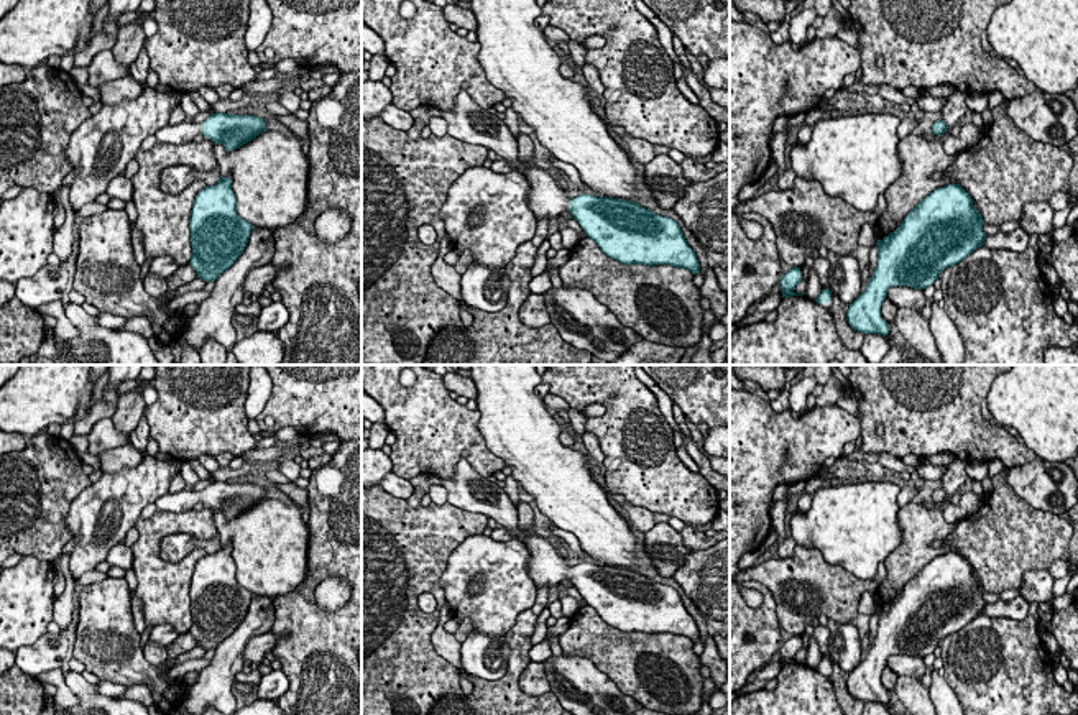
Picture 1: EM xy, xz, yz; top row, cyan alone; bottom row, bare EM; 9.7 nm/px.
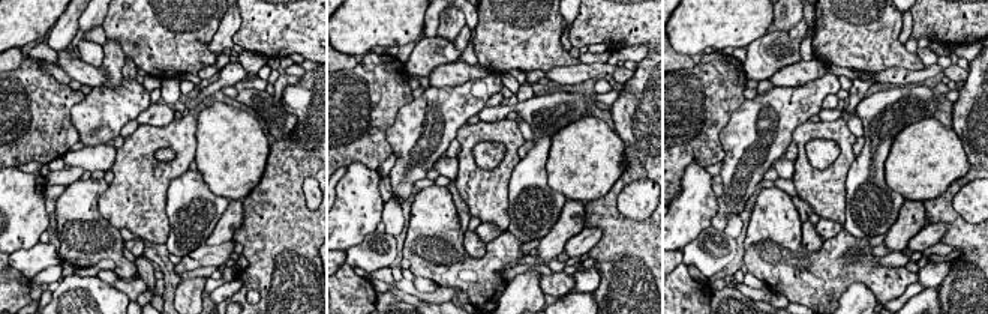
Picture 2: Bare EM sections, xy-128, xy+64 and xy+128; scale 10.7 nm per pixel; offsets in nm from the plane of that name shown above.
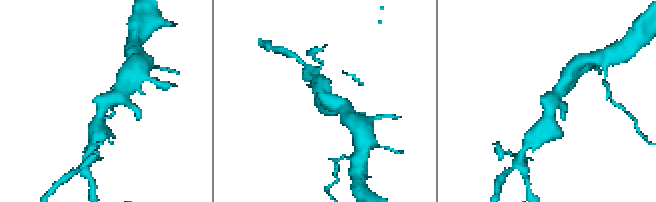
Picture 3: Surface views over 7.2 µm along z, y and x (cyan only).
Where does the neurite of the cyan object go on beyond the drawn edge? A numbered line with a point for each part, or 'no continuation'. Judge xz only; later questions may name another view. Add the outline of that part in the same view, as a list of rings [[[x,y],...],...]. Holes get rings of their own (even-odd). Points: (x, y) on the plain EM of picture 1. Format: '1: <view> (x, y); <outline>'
1: xz (469, 490); [[[460,459],[452,477],[440,478],[440,483],[447,490],[447,501],[450,505],[493,518],[516,537],[524,537],[523,542],[529,552],[529,577],[536,584],[536,588],[551,588],[569,579],[570,567],[557,552],[552,537],[523,533],[518,526],[518,508],[504,488],[477,473],[467,459]]]

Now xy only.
1: xy (184, 500); [[[181,490],[177,493],[166,493],[161,498],[154,501],[156,508],[161,511],[169,511],[169,513],[184,513],[189,510],[194,510],[196,503],[200,503],[202,491],[196,490]]]

